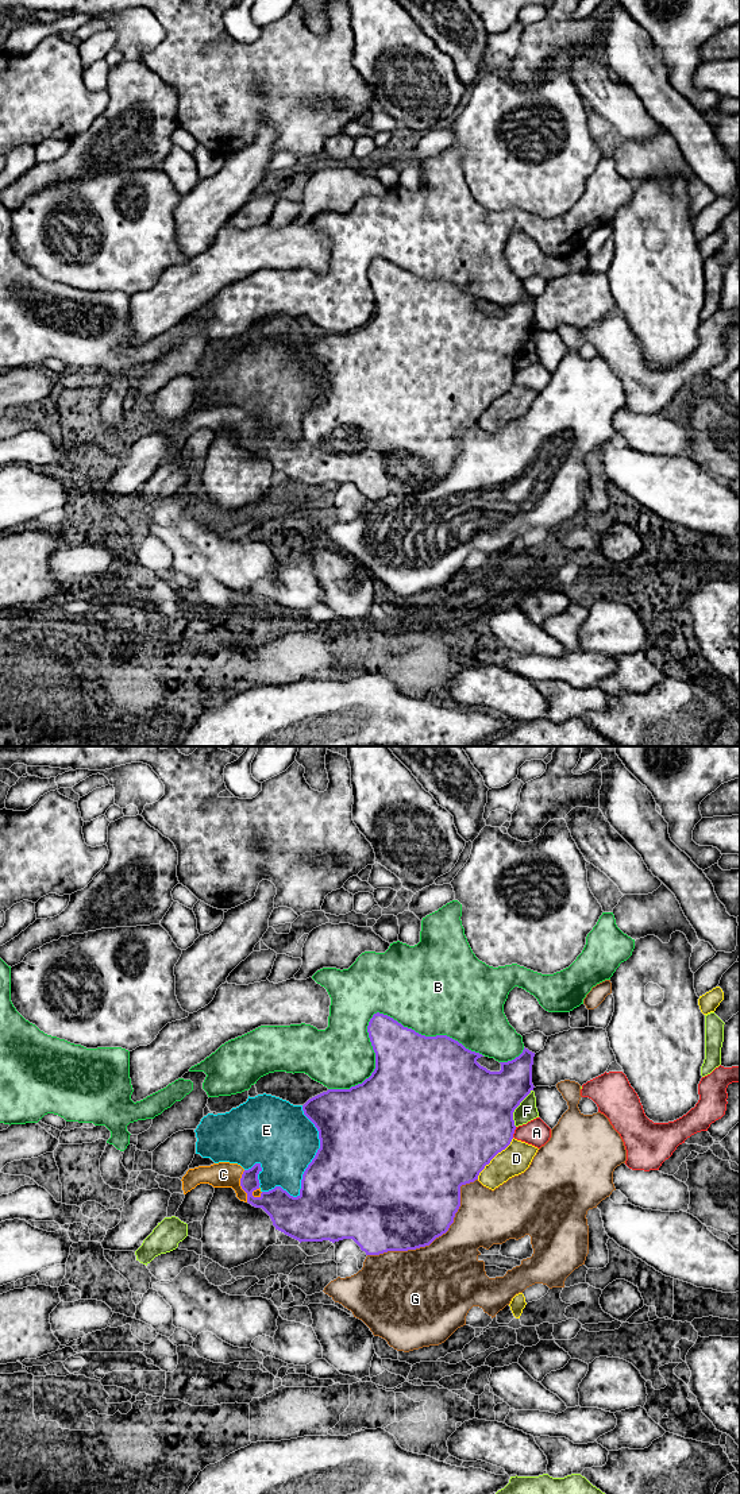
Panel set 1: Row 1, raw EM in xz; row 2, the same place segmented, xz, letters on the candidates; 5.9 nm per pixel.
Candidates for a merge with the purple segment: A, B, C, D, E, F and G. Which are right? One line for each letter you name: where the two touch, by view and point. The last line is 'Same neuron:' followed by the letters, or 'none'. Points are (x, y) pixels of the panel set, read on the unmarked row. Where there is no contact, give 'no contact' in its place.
C: meets purple in xz at (241, 429)
Same neuron: C

